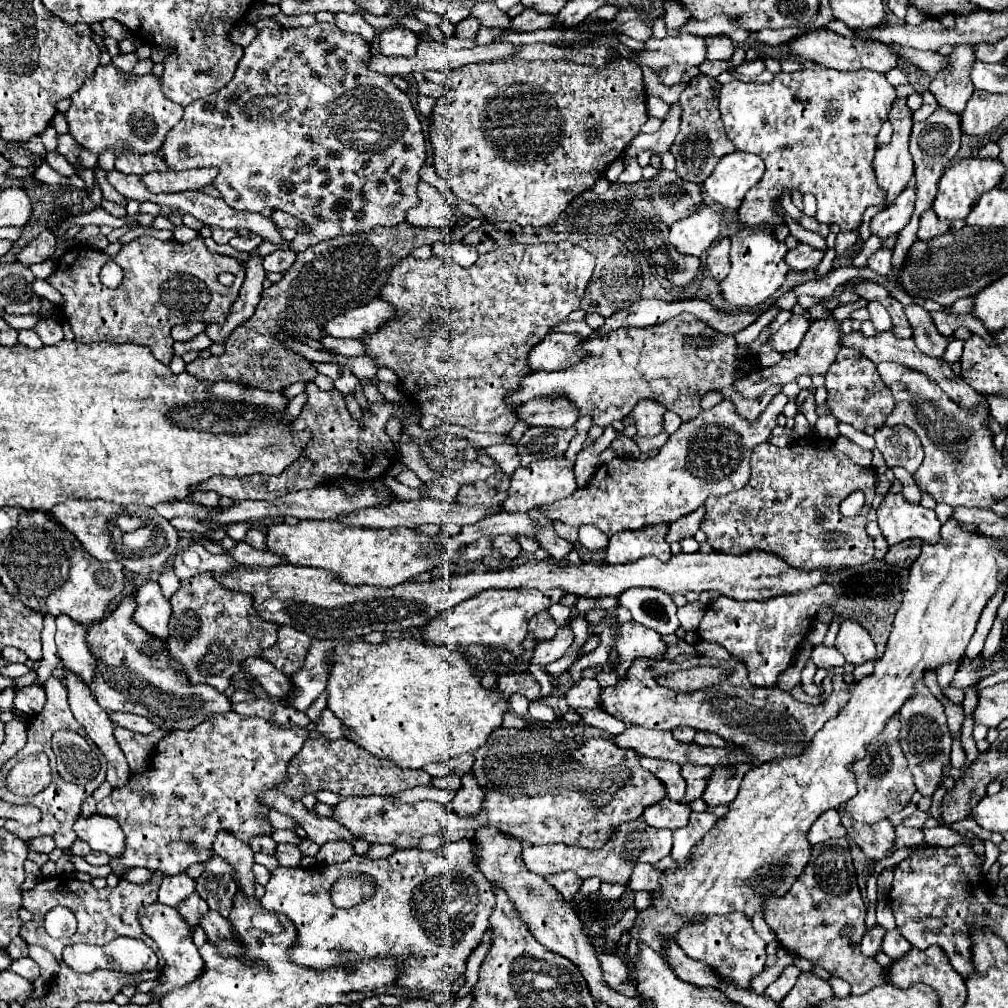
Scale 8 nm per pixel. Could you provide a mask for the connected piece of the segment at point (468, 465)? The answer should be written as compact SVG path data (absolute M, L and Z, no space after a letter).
M473 460L473 462L465 462L465 466L459 468L459 470L445 472L445 476L457 480L459 484L469 484L469 482L475 482L475 480L485 480L485 478L493 476L495 472L499 472L499 464L497 462L493 466L483 466L481 462Z

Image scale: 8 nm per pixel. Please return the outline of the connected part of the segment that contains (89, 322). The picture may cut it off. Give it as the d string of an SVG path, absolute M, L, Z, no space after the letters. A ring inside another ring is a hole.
M141 236L129 244L123 244L123 248L117 252L113 258L125 272L123 282L119 288L111 290L101 284L99 280L99 270L109 262L109 256L101 250L93 250L87 246L71 248L67 254L61 256L57 262L55 272L47 278L47 282L57 288L63 296L63 304L59 306L59 314L63 322L67 322L75 334L77 342L135 342L149 346L151 354L163 362L169 364L173 358L173 338L171 338L171 328L175 324L187 324L187 322L203 322L203 324L223 324L227 322L227 314L231 310L231 304L239 296L239 288L245 278L247 266L241 264L235 258L221 256L221 254L211 254L203 238L197 238L189 244L181 244L177 240L161 242L153 236ZM221 272L231 272L235 276L235 282L231 286L223 286L219 282Z

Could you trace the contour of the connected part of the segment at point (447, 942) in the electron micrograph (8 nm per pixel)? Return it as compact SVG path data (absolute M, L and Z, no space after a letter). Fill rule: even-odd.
M463 838L463 840L457 840L457 842L451 842L451 844L445 844L443 848L435 850L435 852L423 852L423 850L417 850L417 848L411 848L411 850L395 850L391 856L387 858L381 858L381 860L371 860L367 856L351 856L347 862L339 862L339 864L323 864L323 866L309 866L309 868L295 868L295 870L287 870L285 866L279 866L277 870L271 872L271 880L267 882L265 886L265 896L261 898L263 902L263 908L267 910L273 910L273 912L281 912L285 916L289 916L297 928L297 942L295 942L295 948L289 952L291 954L291 960L301 964L301 966L309 966L309 968L315 968L315 970L325 970L325 968L331 968L335 964L345 964L345 962L351 962L355 958L363 960L363 958L373 958L373 956L397 956L403 960L403 970L401 970L401 976L397 980L397 984L405 990L421 990L421 992L439 992L439 994L447 994L447 996L453 996L465 982L465 960L469 958L469 954L479 946L485 930L489 928L489 916L491 916L491 910L495 906L495 894L491 890L491 884L487 878L483 878L475 866L475 846L471 846L471 838ZM347 872L365 872L365 874L371 874L375 878L375 884L377 884L377 892L373 894L371 900L367 902L361 902L353 908L337 908L333 906L331 898L329 898L329 890L331 890L331 884L339 878L339 876L345 876ZM343 952L349 954L349 958L343 958Z

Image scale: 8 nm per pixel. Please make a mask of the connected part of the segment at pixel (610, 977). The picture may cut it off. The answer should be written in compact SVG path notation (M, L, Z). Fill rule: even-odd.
M597 954L603 970L603 980L617 992L625 996L635 996L635 988L627 984L625 964L621 958L615 958L615 954Z

